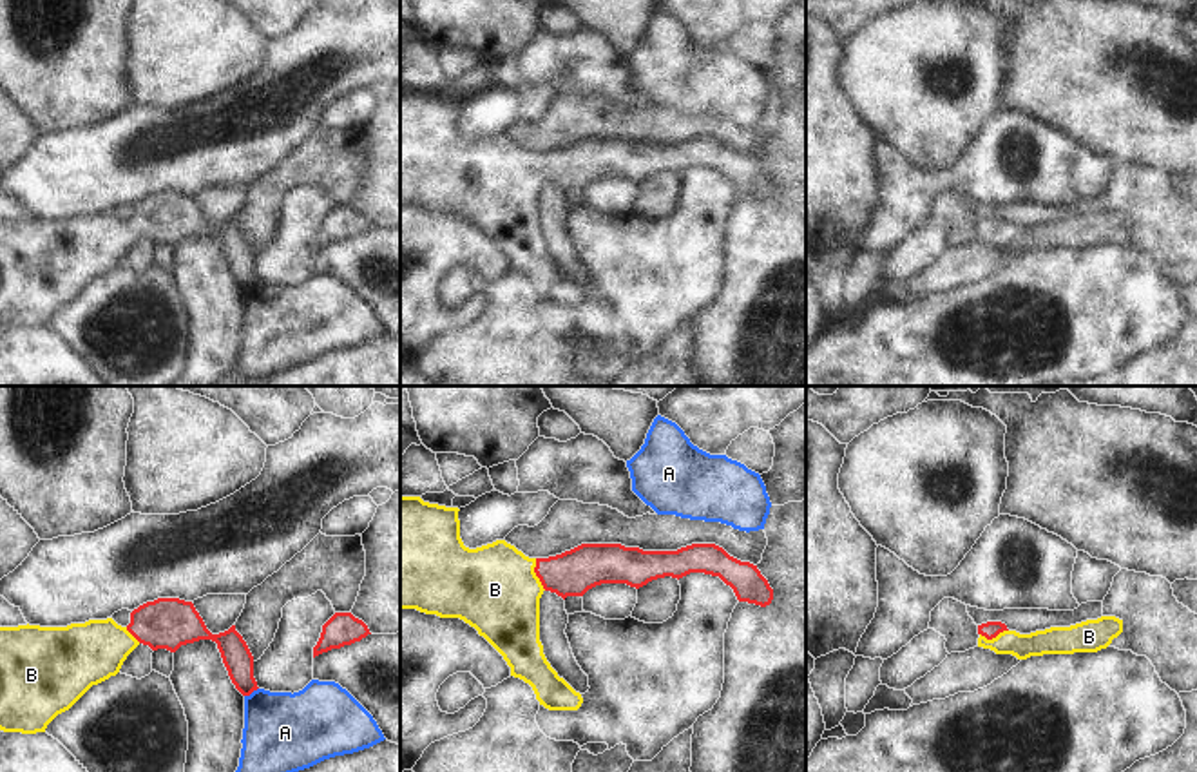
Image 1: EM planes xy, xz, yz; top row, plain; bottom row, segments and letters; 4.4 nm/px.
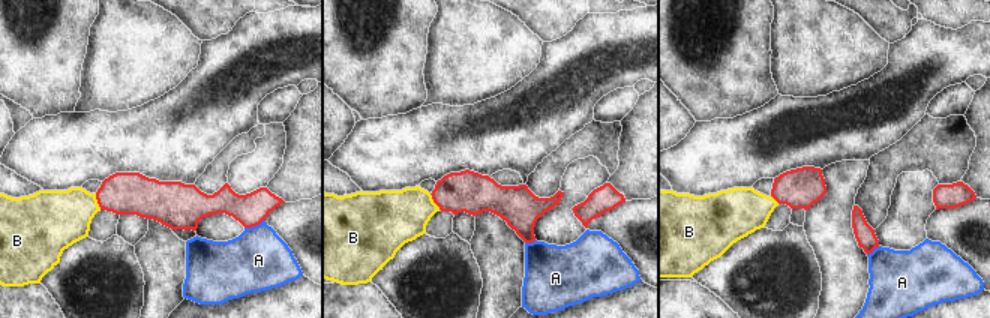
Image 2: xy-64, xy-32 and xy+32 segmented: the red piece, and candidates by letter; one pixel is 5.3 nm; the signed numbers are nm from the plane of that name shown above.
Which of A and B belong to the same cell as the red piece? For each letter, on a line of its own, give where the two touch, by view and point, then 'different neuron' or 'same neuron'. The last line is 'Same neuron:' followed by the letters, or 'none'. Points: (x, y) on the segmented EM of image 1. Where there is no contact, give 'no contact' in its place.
A: contact xy (250, 693); different neuron
B: contact xz (536, 575); same neuron
Same neuron: B

